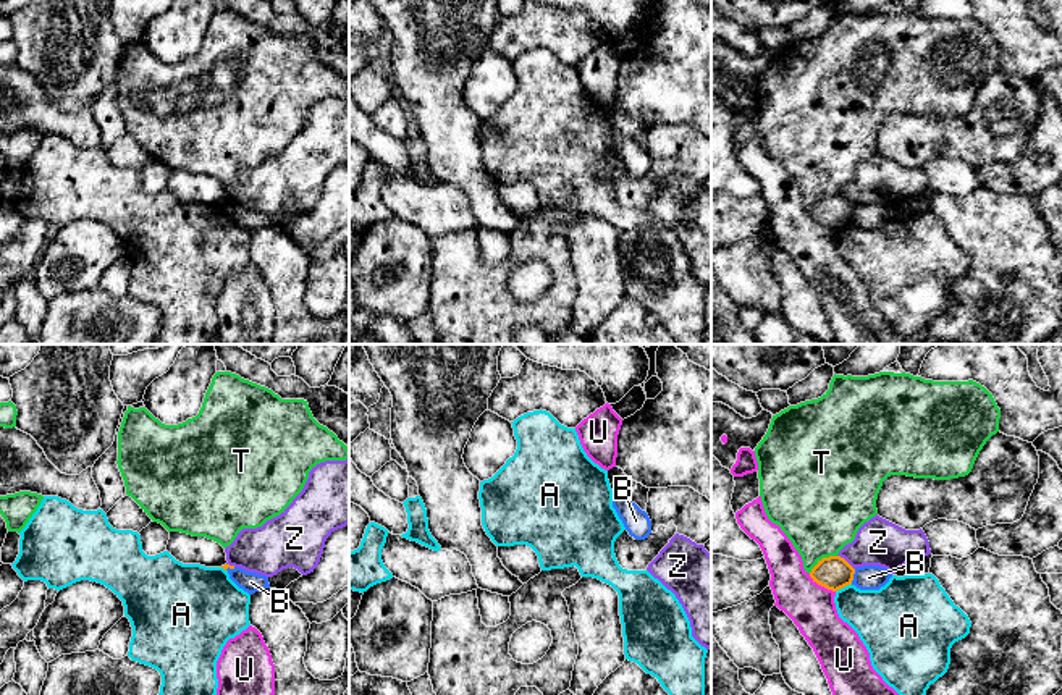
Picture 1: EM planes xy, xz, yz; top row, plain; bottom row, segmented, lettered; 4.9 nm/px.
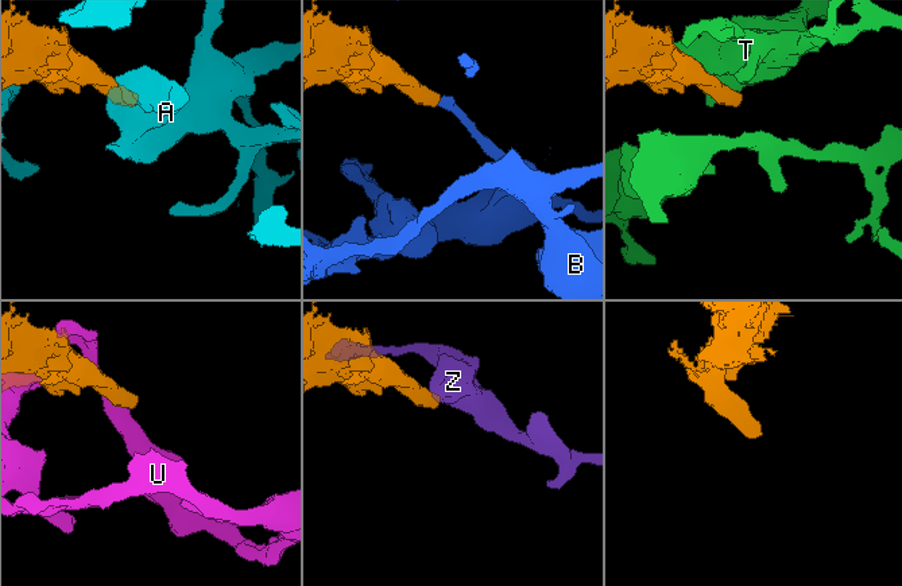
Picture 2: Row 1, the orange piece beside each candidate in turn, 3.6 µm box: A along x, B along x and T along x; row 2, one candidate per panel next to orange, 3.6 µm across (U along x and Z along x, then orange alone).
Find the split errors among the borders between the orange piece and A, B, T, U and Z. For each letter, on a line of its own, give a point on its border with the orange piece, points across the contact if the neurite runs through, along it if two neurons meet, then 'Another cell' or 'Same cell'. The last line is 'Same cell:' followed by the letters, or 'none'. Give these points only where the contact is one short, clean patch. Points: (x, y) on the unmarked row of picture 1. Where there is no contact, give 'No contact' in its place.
A: Touches orange at yz (842, 225). Another cell
B: Touches orange at yz (852, 214). Boundary: yz (855, 207), (851, 220). Another cell
T: Touches orange at yz (821, 197). Another cell
U: Touches orange at yz (821, 223). Another cell
Z: Touches orange at yz (846, 199). Boundary: yz (838, 193), (854, 207). Another cell
Same cell: none

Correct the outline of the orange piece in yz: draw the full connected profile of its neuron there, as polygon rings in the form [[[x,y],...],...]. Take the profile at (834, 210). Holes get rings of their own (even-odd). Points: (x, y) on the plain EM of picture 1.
[[[829,194],[818,199],[810,215],[818,223],[837,230],[853,218],[855,207],[841,194]]]

